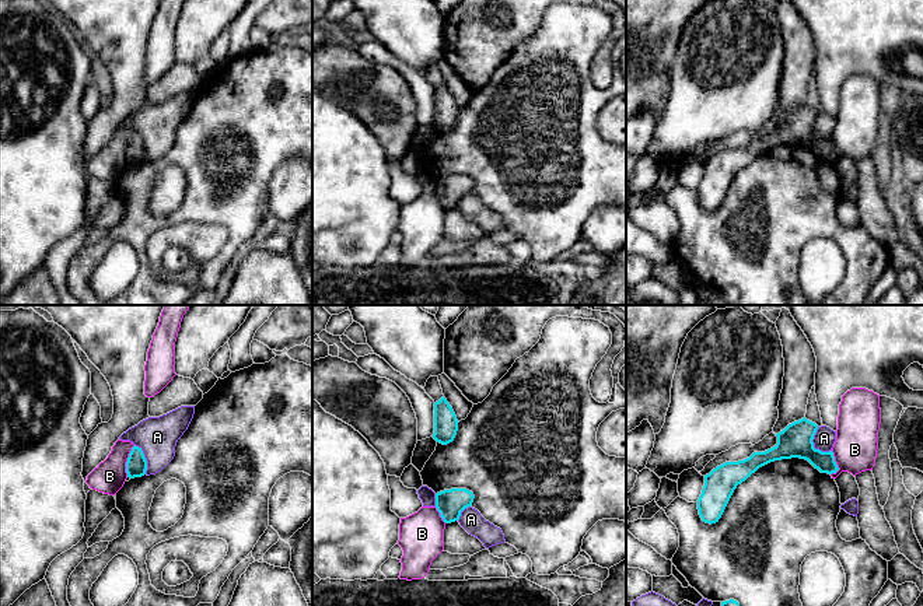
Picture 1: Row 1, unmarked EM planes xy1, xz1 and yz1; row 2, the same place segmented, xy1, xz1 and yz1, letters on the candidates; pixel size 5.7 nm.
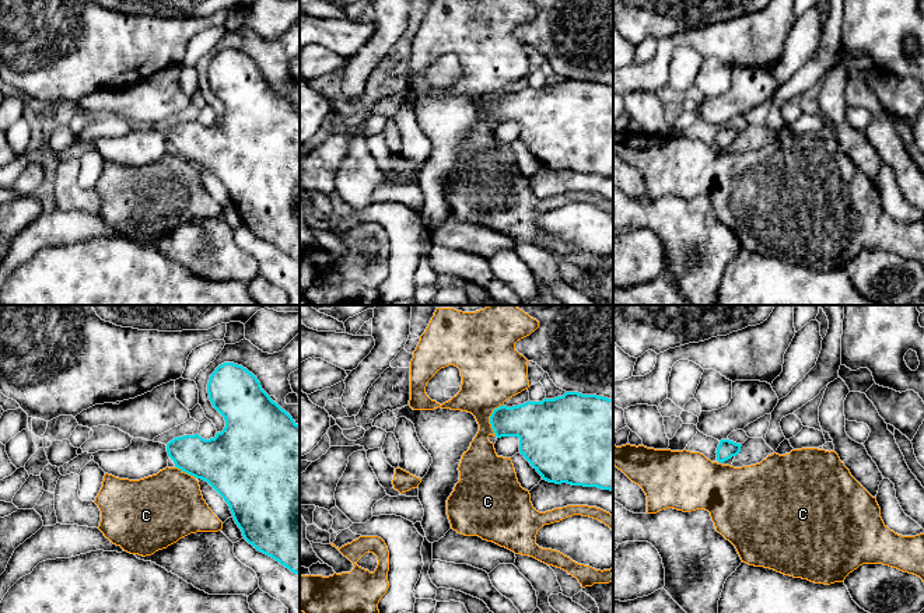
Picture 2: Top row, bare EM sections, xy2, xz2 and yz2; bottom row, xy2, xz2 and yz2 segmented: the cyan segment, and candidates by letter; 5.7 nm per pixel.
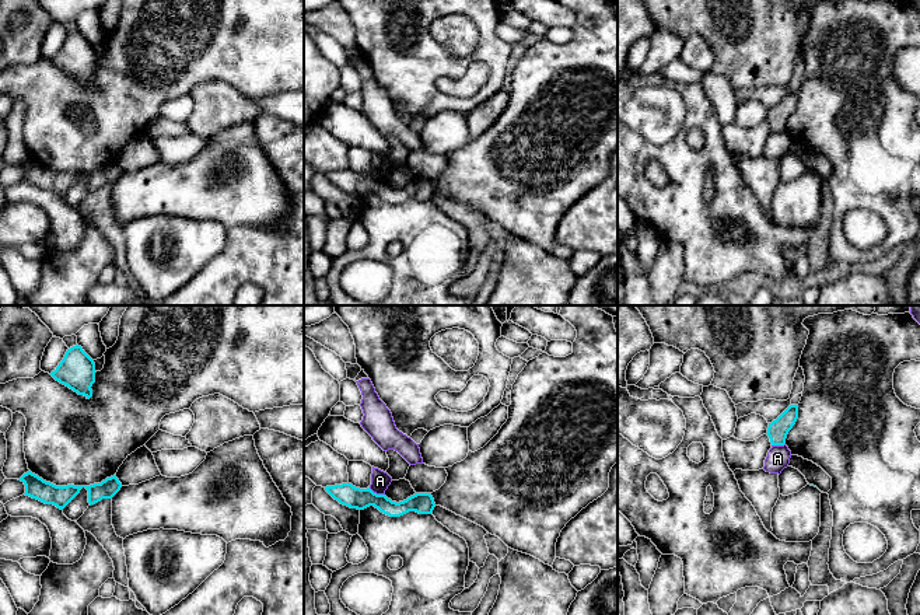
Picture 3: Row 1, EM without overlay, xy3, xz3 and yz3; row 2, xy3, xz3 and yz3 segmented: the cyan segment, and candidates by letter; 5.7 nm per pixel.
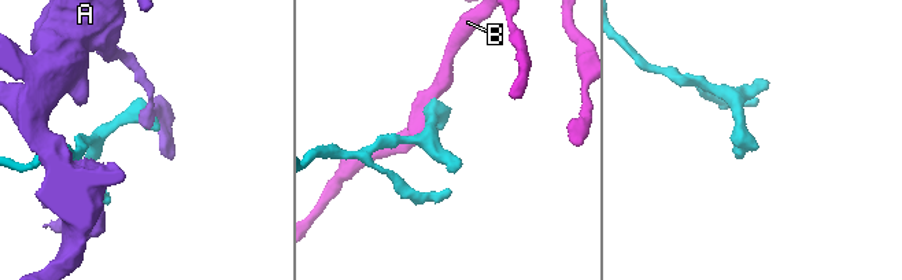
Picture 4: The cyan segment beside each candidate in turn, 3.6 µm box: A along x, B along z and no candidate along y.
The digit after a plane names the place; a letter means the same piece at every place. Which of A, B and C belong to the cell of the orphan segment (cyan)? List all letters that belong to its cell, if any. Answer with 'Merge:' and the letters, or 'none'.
Merge: none

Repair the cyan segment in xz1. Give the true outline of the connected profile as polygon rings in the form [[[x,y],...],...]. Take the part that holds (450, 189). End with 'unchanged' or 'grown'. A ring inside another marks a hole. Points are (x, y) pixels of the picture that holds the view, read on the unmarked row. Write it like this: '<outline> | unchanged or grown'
[[[451,175],[436,181],[436,195],[445,210],[459,206],[461,199],[473,189],[473,179],[466,175]]] | unchanged

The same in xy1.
[[[134,132],[126,148],[127,164],[130,165],[141,164],[146,161],[146,157],[147,157],[147,147],[144,144],[144,140],[141,134]]] | unchanged

